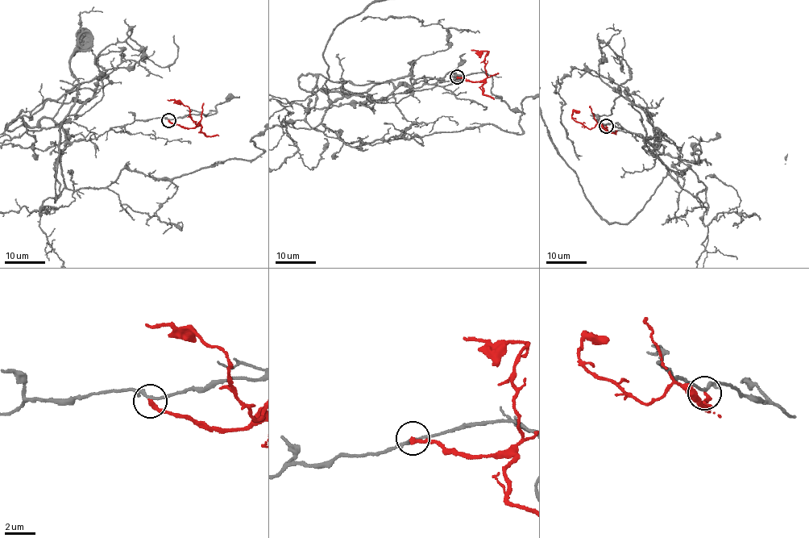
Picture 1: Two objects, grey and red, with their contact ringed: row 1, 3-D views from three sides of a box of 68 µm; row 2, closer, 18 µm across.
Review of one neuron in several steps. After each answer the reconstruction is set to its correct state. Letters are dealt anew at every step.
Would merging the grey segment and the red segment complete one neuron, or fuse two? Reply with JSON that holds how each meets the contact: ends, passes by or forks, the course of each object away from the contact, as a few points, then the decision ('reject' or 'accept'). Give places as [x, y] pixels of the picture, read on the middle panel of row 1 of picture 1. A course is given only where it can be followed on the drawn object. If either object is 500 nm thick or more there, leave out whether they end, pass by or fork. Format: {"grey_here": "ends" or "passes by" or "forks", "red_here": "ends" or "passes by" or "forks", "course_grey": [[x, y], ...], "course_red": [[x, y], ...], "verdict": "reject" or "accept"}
{"grey_here": "passes by", "red_here": "ends", "course_grey": [[457, 77], [374, 102], [364, 96], [332, 101], [325, 90], [323, 55], [339, 24], [375, 2]], "course_red": [[457, 77], [472, 81], [486, 77], [483, 61], [488, 52], [470, 49]], "verdict": "reject"}

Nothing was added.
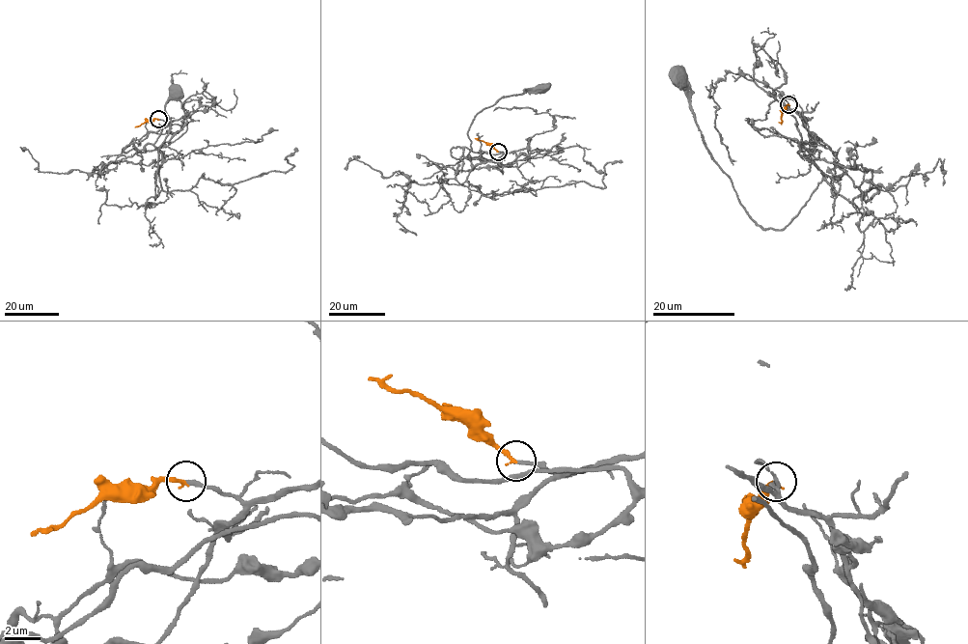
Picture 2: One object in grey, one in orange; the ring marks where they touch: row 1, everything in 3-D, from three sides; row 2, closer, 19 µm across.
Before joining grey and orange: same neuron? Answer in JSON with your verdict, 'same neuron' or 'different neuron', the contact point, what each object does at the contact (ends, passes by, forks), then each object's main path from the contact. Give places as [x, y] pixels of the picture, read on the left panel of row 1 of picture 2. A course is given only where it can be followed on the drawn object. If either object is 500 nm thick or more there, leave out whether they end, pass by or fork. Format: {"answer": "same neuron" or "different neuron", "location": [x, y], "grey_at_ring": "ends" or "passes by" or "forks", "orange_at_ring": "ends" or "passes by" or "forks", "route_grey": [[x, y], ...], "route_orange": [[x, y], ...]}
{"answer": "same neuron", "location": [158, 119], "grey_at_ring": "ends", "orange_at_ring": "ends", "route_grey": [[158, 119], [167, 123], [153, 145], [162, 160], [155, 200], [158, 153], [170, 127], [166, 103], [175, 91]], "route_orange": [[158, 119], [135, 127]]}

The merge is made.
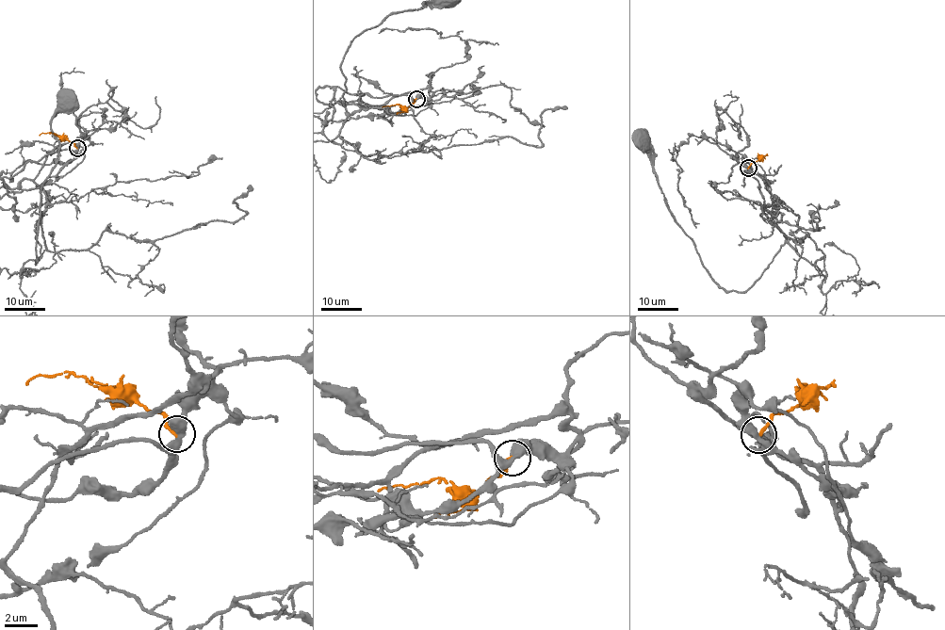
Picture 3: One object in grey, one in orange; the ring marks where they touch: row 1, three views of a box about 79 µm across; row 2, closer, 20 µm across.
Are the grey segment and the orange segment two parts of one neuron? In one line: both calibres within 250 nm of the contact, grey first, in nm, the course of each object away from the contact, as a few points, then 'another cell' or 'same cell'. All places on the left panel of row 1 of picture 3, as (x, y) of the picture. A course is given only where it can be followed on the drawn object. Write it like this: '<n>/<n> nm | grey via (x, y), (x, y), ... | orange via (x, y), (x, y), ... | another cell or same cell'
480/190 nm | grey via (77, 148), (34, 180), (47, 205), (36, 264), (40, 192), (57, 154), (52, 119), (66, 99) | orange via (77, 148), (73, 142), (51, 133), (39, 136) | another cell

